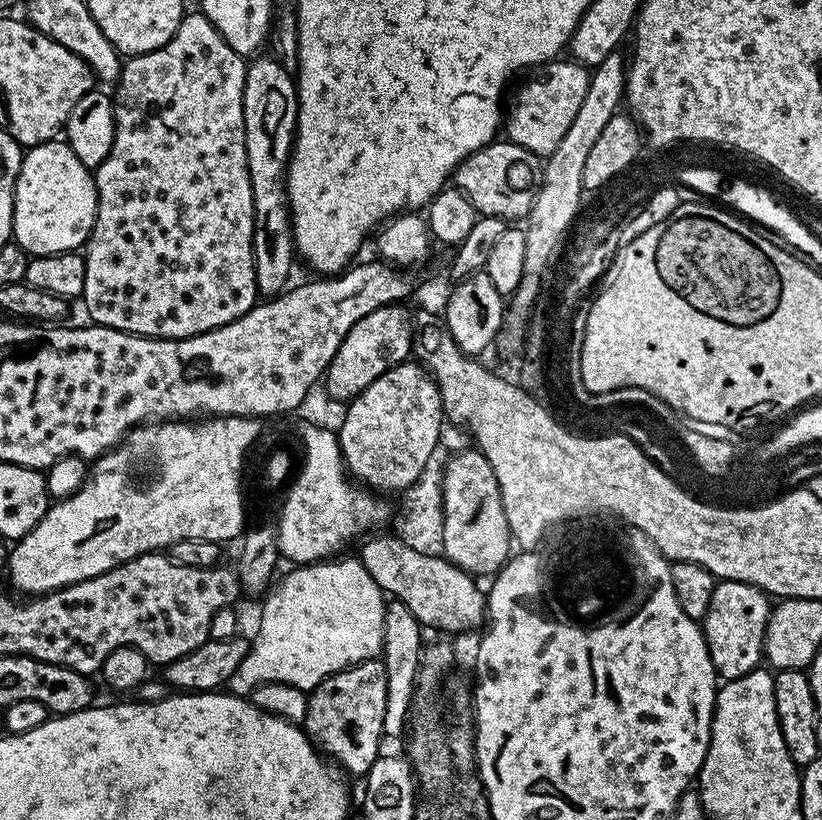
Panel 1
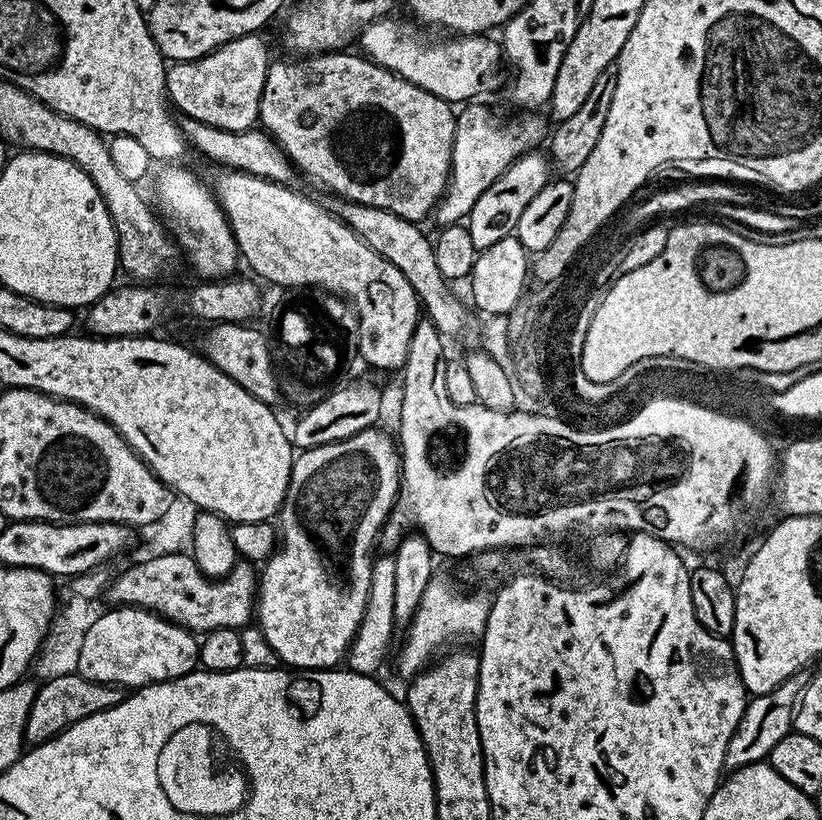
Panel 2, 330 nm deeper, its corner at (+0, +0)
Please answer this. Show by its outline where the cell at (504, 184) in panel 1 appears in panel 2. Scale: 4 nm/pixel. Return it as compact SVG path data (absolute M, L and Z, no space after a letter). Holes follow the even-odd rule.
M337 50L334 52L318 52L315 54L304 54L299 58L288 58L292 60L280 60L277 62L269 63L268 73L266 74L266 86L262 90L262 102L260 103L260 118L259 123L262 125L264 131L268 132L280 143L280 149L283 150L288 156L288 159L292 161L292 167L296 169L297 173L301 177L309 176L316 184L321 184L324 188L329 188L332 191L331 195L333 197L342 200L353 200L359 204L365 204L366 206L378 206L382 210L390 210L394 214L398 214L402 218L407 220L414 220L417 222L423 221L423 216L433 211L436 205L440 203L447 187L448 187L448 177L452 170L452 143L454 142L454 130L456 129L456 116L454 115L454 108L451 103L444 101L440 97L436 97L432 93L428 93L424 89L420 89L418 85L414 82L407 81L406 78L400 77L397 73L392 72L389 69L384 68L380 64L376 64L375 61L368 58L364 54L358 54L358 56L351 56L351 51L348 50Z

